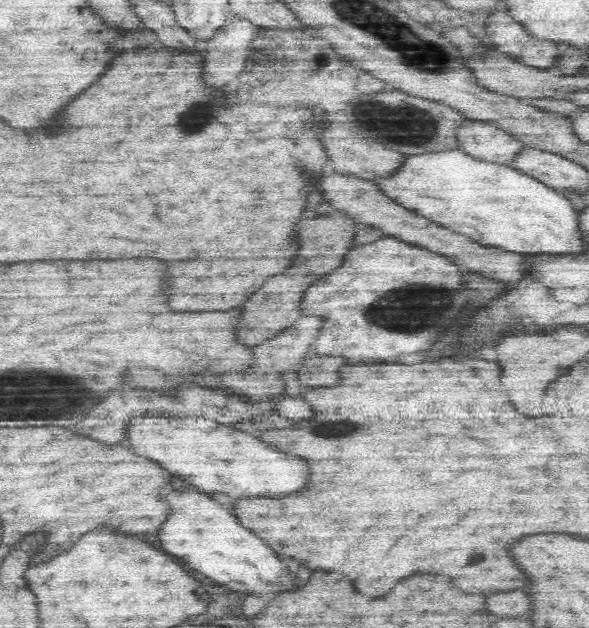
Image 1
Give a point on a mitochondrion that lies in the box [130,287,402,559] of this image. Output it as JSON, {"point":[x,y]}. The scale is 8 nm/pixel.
{"point":[343,424]}

